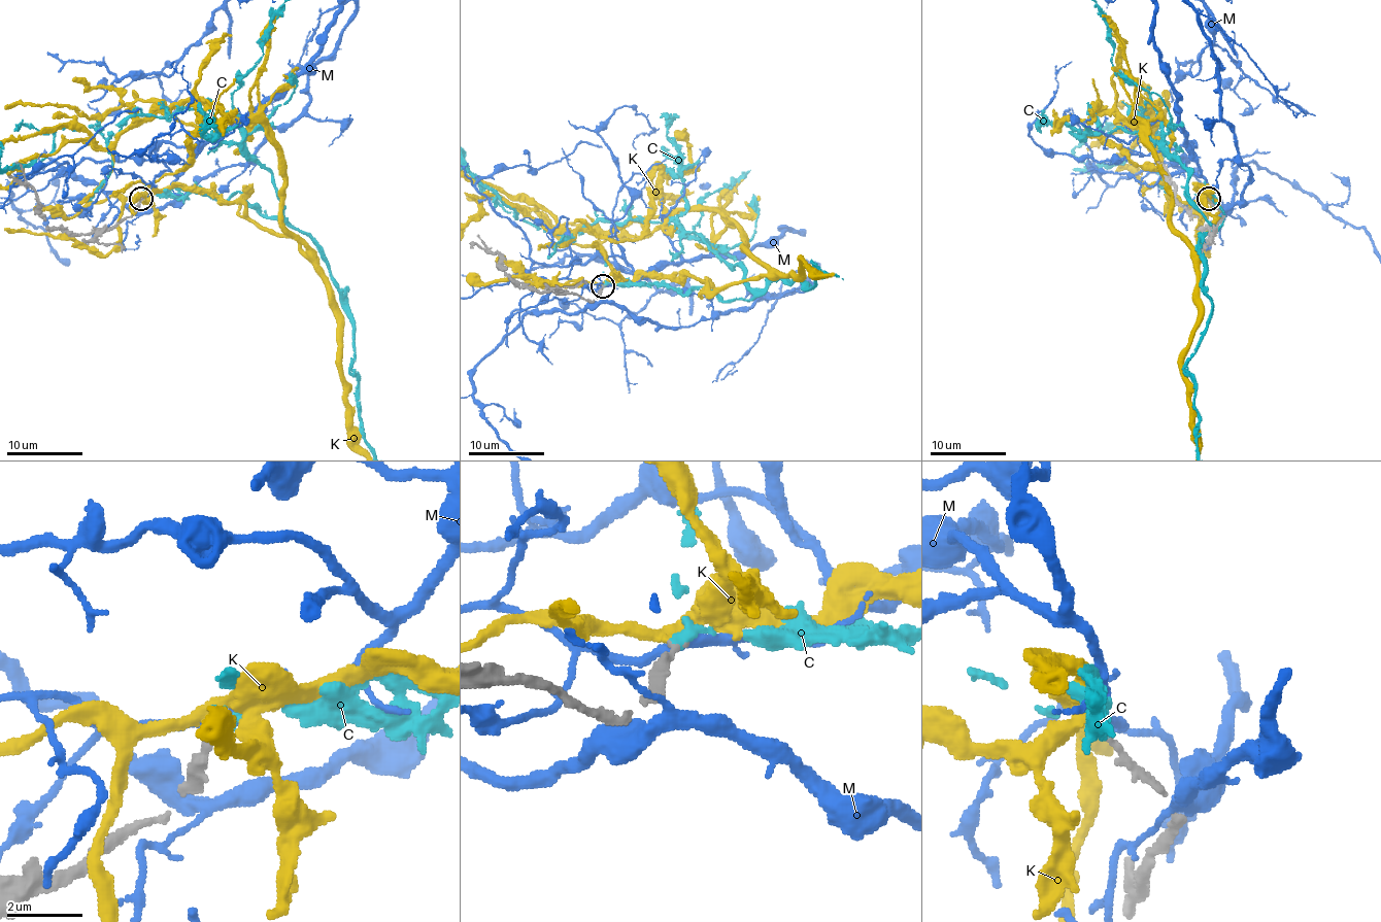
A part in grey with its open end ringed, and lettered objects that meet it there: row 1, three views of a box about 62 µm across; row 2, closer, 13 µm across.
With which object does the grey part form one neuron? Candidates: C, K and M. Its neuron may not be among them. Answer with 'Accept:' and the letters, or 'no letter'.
Accept: C

